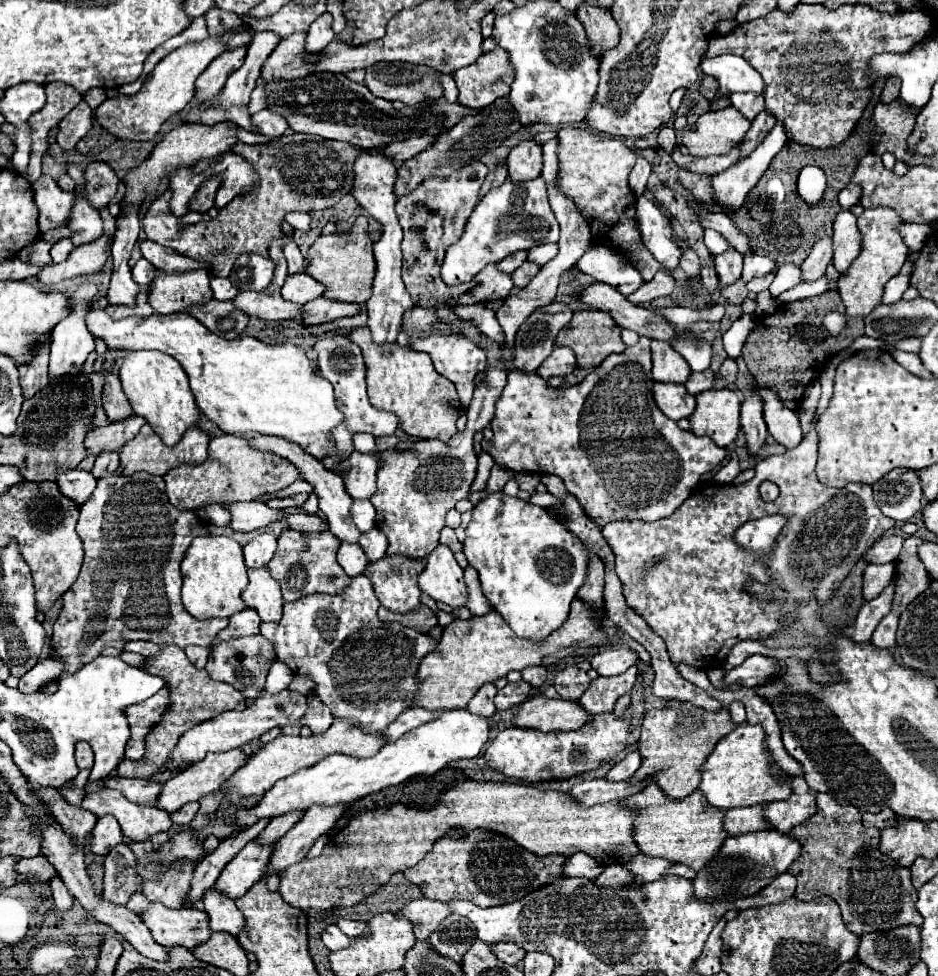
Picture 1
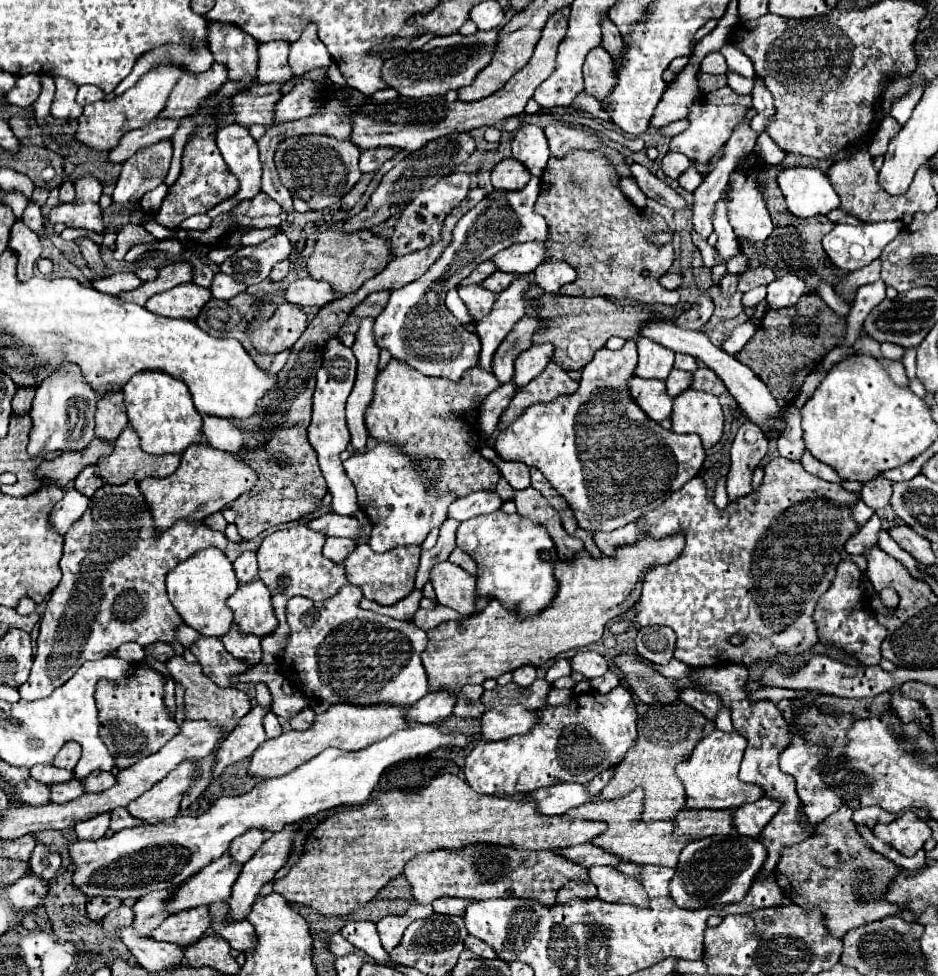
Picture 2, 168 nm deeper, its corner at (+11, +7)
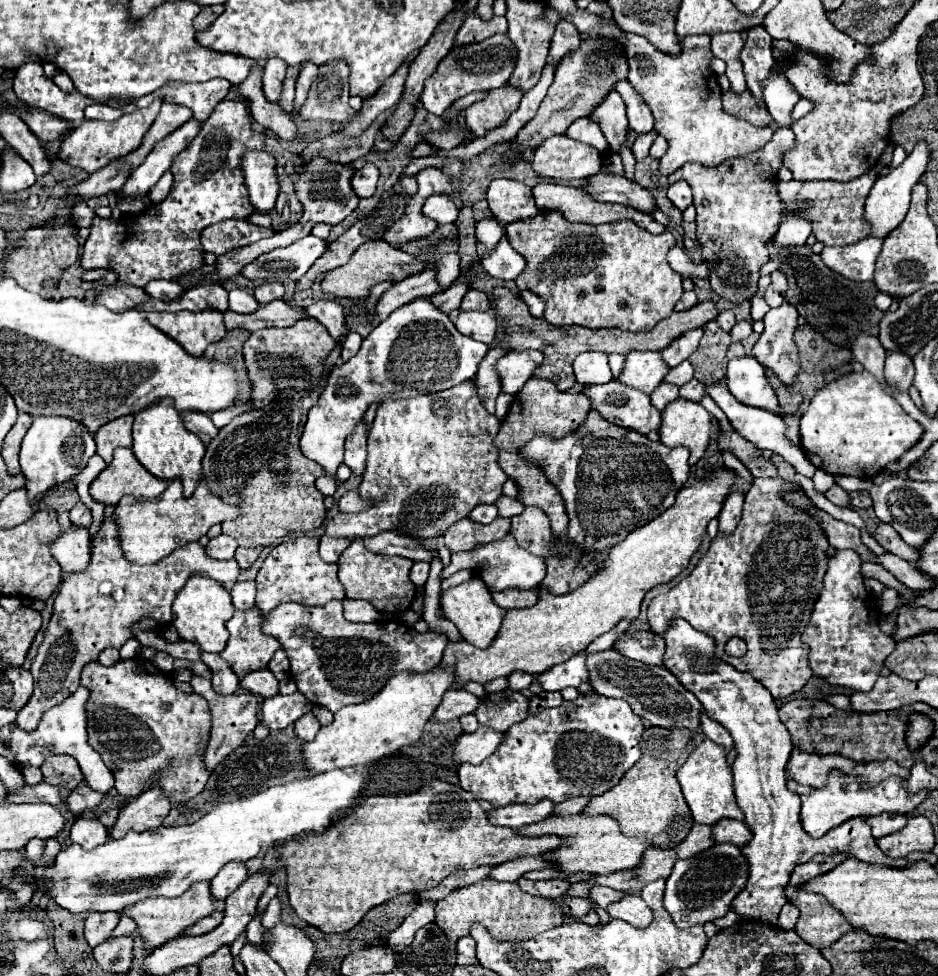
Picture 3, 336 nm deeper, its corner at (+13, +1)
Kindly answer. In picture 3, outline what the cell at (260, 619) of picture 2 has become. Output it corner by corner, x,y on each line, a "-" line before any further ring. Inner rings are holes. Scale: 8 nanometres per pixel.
256,606
236,610
226,622
226,628
230,632
230,640
220,656
230,664
238,678
244,676
244,672
266,668
268,660
280,648
280,642
274,636
264,634
262,614

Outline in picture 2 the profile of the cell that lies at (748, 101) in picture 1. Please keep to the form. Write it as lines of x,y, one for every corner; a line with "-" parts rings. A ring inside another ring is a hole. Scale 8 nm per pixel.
728,70
726,72
726,78
728,78
728,86
736,92
736,94
750,94
752,92
752,86
754,86
754,80
752,78
742,78
742,74
734,74
734,70

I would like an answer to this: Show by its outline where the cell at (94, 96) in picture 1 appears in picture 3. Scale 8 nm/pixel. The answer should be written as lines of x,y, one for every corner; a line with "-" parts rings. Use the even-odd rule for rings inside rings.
90,104
90,106
86,106
84,114
86,114
86,118
94,118
94,120
116,120
124,112
120,108
108,106
108,104

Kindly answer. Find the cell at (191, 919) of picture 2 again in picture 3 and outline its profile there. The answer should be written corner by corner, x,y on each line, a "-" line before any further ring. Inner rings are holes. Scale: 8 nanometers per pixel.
216,910
216,912
212,912
210,916
206,916
206,918
202,918
202,920
198,920
196,924
192,924
190,928
186,928
182,934
192,934
192,936
198,936
198,934
206,934
206,932
210,932
210,930
214,930
220,922
222,922
222,918
224,918
224,912
222,910

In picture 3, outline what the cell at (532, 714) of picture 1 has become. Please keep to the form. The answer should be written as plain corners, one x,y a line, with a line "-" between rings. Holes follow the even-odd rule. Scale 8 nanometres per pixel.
480,726
472,734
462,734
454,744
454,760
460,764
480,764
488,756
492,756
504,740
504,732
498,732
490,726

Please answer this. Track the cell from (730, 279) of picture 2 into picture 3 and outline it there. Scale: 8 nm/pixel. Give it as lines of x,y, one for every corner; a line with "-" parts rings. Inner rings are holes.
720,310
716,320
718,320
720,328
724,328
726,332
730,332
730,330
732,330
732,326
736,324
736,318
734,318
734,312
732,312
732,310

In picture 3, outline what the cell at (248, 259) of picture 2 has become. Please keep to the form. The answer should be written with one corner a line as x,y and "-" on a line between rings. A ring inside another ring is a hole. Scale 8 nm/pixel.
312,234
304,236
302,240
276,248
268,254
258,256
254,262
242,268
242,276
254,282
268,282
268,280
300,280
308,268
316,262
318,256
326,252
328,244

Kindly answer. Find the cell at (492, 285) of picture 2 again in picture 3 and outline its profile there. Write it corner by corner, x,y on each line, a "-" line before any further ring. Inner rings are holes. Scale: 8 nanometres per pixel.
472,288
472,290
464,296
460,308
468,308
468,310
472,310
472,308
476,308
476,310
492,310
492,302
490,302
490,298
488,298
486,292

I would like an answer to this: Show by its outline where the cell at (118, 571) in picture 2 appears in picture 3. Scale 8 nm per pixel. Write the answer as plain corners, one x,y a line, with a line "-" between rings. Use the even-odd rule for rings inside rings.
116,506
104,508
102,526
90,540
88,568
82,572
64,572
60,592
54,600
52,618
30,666
30,672
34,676
34,694
32,700
28,700
28,704
18,712
16,722
22,728
36,728
44,710
64,702
64,698
76,692
76,688
80,686
78,680
82,668
90,662
96,662
102,650
120,650
124,642
136,638
138,632
168,626
172,622
172,600
190,574
198,572
204,576
212,576
214,580
222,580
222,584
236,582
240,570
236,560
214,560
206,554
206,548
200,546
200,542
188,542
156,564
132,564
128,558
124,558
114,510
-
106,580
124,590
124,598
120,602
112,596
100,594
98,586

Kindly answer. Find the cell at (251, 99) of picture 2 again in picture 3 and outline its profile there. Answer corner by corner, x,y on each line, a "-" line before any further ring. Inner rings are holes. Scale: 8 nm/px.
300,64
288,66
286,80
284,80
284,84
282,84
282,94
280,94
278,106
280,106
284,112
294,112
294,82
296,82
296,72
298,72
298,68
300,68

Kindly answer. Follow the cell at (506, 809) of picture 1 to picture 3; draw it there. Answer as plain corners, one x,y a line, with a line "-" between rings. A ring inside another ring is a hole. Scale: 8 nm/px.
432,780
414,794
370,796
350,814
330,824
322,834
308,834
302,840
290,840
278,848
278,854
282,856
282,864
288,872
290,906
304,922
320,928
322,932
336,934
352,930
370,908
404,892
432,888
456,870
476,868
482,864
498,866
522,856
540,856
554,852
562,844
566,844
566,838
562,836
522,836
512,828
494,826
470,792
462,790
458,784

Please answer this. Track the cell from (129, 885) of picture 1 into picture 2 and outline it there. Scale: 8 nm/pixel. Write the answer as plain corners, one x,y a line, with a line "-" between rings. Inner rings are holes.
88,898
86,904
86,912
88,912
88,920
92,922
100,922
110,910
118,908
122,902
118,898

